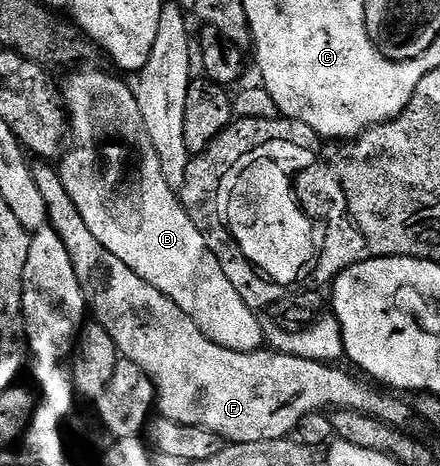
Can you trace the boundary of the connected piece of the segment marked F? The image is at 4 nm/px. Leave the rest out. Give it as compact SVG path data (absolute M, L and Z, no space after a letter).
M38 159L33 162L32 168L36 187L40 187L40 195L44 195L44 203L48 207L49 228L54 229L60 235L64 247L68 247L76 279L84 291L92 317L94 313L93 320L102 325L108 335L112 335L112 343L116 343L119 354L125 360L136 363L136 367L140 367L140 371L148 375L148 379L154 384L156 409L161 416L176 419L176 423L188 423L192 427L216 431L216 435L223 437L227 443L236 445L289 438L297 430L304 415L335 409L355 409L399 431L407 428L406 424L412 418L411 406L407 402L405 405L401 396L383 391L359 379L353 372L345 373L334 365L325 365L322 362L325 360L322 359L304 359L291 353L271 351L266 347L252 353L241 353L228 347L220 347L220 343L212 343L212 339L208 339L204 331L196 327L194 320L180 311L180 307L176 307L172 299L168 299L168 295L152 287L152 283L140 279L140 275L136 275L132 267L120 263L120 259L116 259L116 255L112 255L112 251L105 249L100 239L96 239L92 231L88 231L88 223L84 223L76 203L72 203L72 195L64 191L62 174L53 164Z

